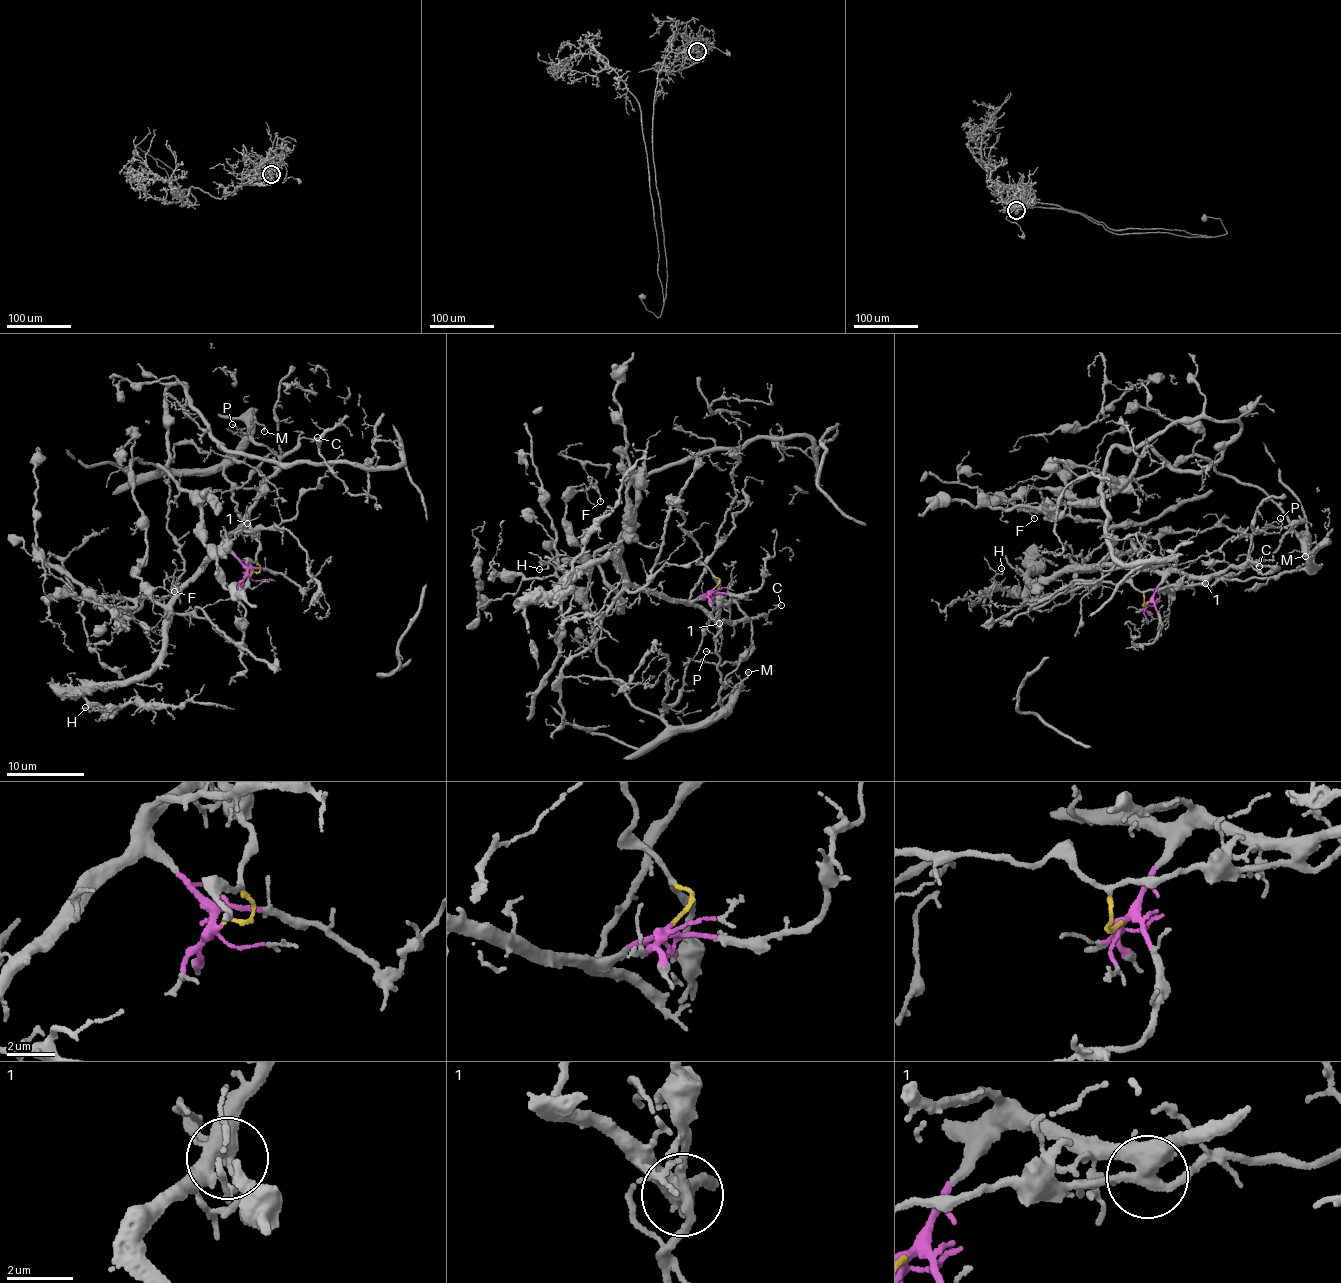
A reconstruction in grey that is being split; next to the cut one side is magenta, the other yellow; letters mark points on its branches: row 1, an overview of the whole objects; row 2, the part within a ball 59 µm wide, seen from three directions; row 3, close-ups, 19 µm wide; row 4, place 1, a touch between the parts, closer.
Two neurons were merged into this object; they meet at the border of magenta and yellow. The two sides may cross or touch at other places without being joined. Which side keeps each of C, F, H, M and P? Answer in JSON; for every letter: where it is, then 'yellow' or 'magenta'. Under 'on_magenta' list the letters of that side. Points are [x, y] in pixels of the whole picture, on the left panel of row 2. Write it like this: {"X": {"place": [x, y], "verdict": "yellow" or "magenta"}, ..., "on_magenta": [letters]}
{"C": {"place": [317, 437], "verdict": "magenta"}, "F": {"place": [174, 591], "verdict": "yellow"}, "H": {"place": [85, 707], "verdict": "magenta"}, "M": {"place": [264, 431], "verdict": "yellow"}, "P": {"place": [232, 424], "verdict": "magenta"}, "on_magenta": ["C", "H", "P"]}

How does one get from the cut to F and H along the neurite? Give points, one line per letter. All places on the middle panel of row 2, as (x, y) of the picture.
F: (713, 589), (718, 577), (720, 709), (673, 727), (596, 653), (590, 557), (564, 519), (593, 484), (600, 501)
H: (713, 589), (669, 601), (630, 584), (607, 557), (564, 574), (552, 606), (571, 559), (556, 555), (539, 570)

